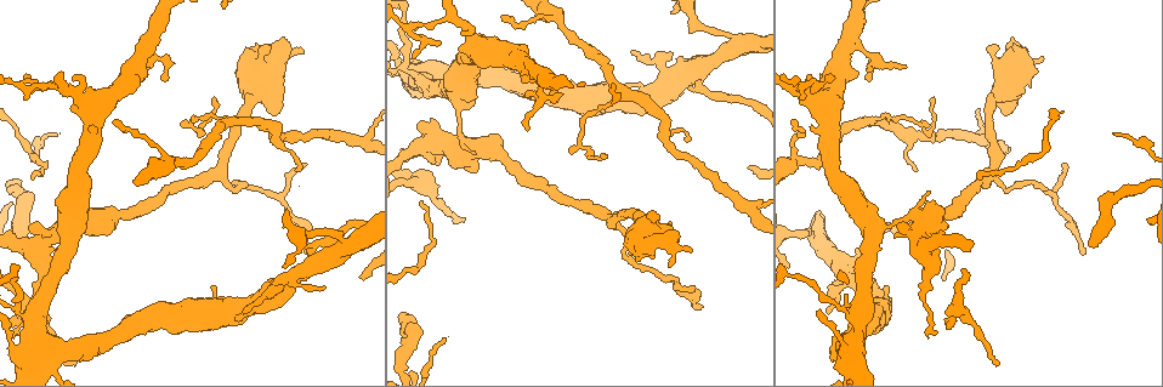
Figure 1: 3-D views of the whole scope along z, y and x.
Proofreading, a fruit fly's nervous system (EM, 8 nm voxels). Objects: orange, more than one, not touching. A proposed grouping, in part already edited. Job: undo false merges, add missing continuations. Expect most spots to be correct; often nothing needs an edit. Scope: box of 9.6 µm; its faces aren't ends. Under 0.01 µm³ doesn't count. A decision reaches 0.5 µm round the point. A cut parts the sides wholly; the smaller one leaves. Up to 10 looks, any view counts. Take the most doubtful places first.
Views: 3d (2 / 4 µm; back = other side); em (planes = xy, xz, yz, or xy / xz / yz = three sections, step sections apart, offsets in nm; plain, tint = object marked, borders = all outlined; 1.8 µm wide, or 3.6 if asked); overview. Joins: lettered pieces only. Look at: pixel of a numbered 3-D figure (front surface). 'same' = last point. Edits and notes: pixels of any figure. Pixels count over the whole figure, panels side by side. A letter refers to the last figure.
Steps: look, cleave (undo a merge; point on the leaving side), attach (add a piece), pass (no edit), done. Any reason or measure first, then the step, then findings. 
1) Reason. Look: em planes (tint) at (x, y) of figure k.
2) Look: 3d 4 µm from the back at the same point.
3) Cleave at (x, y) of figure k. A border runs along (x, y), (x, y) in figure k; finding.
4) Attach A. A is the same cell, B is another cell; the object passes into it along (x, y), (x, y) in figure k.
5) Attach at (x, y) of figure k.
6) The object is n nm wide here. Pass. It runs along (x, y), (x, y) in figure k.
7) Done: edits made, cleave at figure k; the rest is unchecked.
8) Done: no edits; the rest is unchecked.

Abrupt turn. Look: em 3.6 µm xz step 8 (tint) at (913, 217) of figure 1.

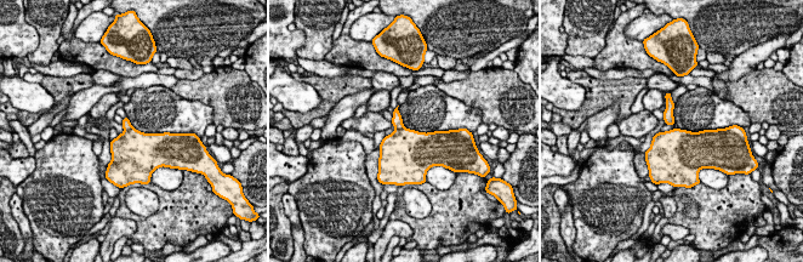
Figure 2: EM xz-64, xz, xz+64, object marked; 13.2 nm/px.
Cut it another way. Look: em 3.6 µm xy step 4 (borders) at the same point.

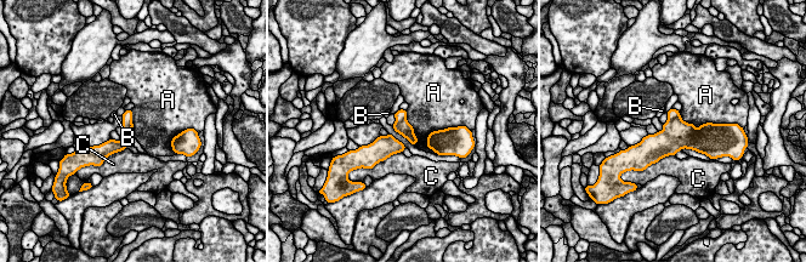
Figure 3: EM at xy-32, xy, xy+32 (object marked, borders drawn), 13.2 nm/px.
Cleave at (676, 135) of figure 3. A, B and C are other cells; a border runs along (679, 114), (668, 120) in figure 3; two neurons meet here.

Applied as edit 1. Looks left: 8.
Redraw. Look: overview.

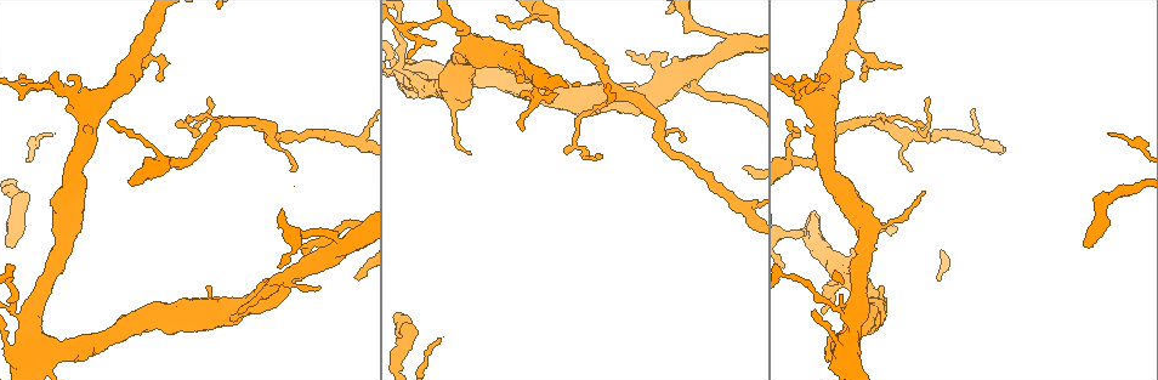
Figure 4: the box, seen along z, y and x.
Look: em 3.6 µm planes (tint) at (919, 127) of figure 4.

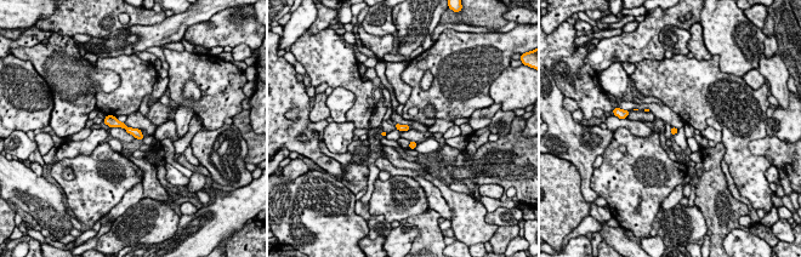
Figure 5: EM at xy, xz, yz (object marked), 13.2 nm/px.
Look: em 3.6 µm planes (borders) at the same point.

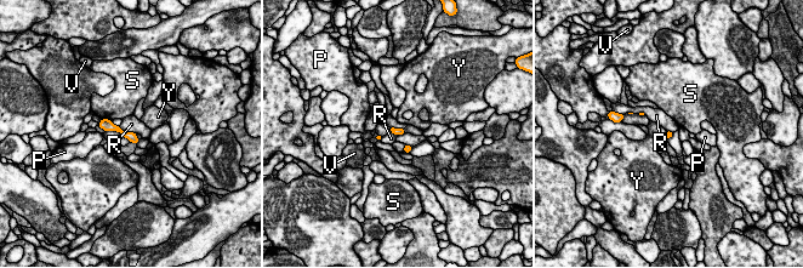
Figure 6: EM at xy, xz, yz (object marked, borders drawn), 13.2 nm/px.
Pass. P, R, S, V and Y are other cells; a border runs along (119, 126), (121, 130), (135, 134) in figure 6; continuous, no second neuron.

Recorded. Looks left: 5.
Abrupt turn. Look: em planes (borders) at (404, 30) of figure 4.

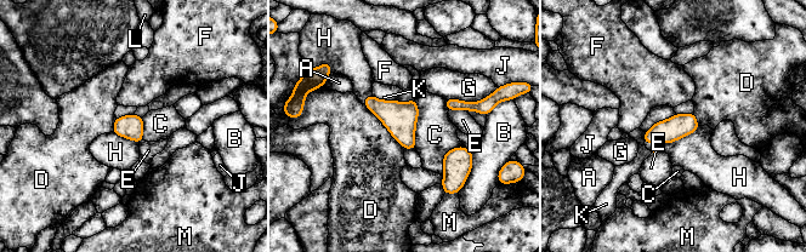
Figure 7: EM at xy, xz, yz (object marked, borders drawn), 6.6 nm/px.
Pass. A, B, C, D, E, F, G, H, J, K, L and M are other cells; a border runs along (414, 99), (418, 107), (416, 148) in figure 7; all the same neuron.

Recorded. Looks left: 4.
Done: edits made, cleave at figure 3; the rest is unchecked.

